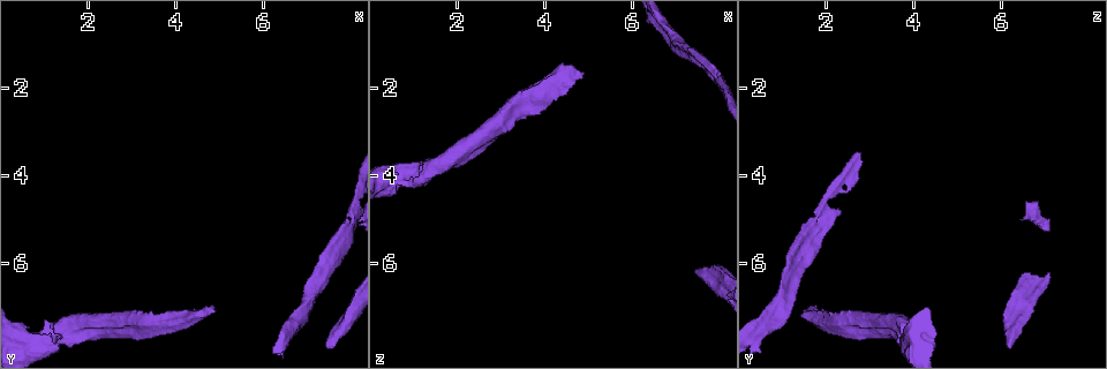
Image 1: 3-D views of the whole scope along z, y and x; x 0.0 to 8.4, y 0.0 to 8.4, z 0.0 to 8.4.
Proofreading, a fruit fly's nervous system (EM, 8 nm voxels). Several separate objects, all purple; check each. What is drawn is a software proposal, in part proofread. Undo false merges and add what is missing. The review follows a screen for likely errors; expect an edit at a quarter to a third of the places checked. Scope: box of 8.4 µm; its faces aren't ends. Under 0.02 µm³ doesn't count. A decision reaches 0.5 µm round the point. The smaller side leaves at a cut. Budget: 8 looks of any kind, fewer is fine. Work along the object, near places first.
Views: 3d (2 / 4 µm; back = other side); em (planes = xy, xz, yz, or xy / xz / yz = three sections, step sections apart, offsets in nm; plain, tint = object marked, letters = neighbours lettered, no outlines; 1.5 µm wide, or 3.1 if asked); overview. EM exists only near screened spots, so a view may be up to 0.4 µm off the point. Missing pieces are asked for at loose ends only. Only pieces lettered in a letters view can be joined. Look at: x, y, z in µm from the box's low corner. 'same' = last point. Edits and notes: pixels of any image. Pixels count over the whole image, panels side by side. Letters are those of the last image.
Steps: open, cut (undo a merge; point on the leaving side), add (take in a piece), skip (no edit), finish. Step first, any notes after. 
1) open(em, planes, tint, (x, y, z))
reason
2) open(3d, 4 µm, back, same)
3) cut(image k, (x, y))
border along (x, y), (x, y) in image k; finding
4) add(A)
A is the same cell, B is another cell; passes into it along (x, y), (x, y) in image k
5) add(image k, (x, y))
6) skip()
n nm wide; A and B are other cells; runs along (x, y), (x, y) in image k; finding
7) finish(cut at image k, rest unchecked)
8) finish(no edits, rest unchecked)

open(em, 3.1 µm, planes, tint, (1.20, 7.85, 3.95))

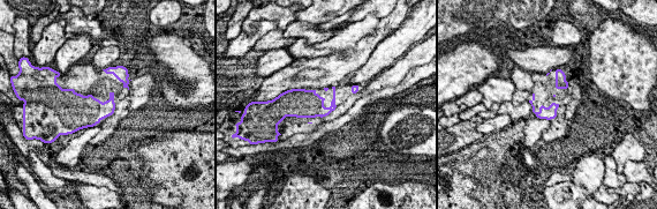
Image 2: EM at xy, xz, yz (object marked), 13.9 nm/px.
open(em, 3.1 µm, planes, letters, same)

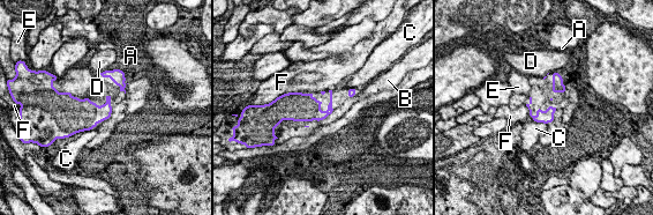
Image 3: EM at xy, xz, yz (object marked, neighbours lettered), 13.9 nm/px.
skip()
F touches over 260 nm; A, B, C, D, E and F are other cells; continuous, no second neuron

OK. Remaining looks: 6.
open(3d, 2 µm, (4.90, 7.00, 1.75))
an open end

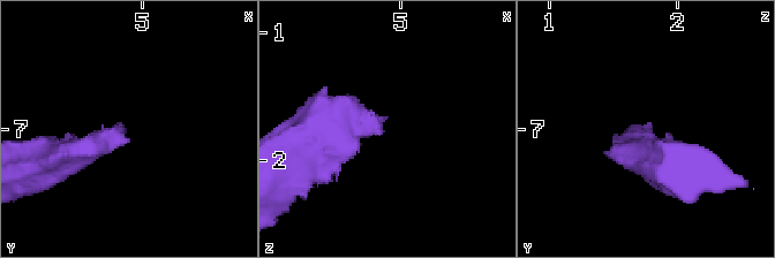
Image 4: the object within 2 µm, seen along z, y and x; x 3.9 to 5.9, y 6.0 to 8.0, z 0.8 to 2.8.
open(em, yz, step 4, tint, (4.86, 6.98, 1.74))

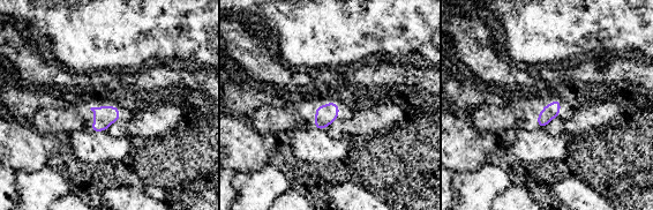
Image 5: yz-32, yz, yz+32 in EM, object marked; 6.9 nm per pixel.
open(em, planes, letters, same)

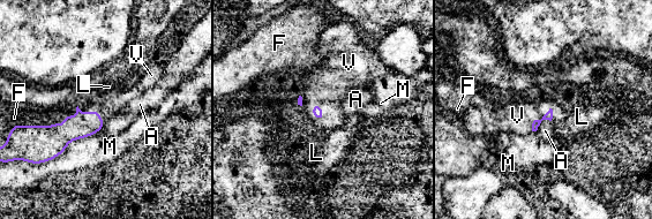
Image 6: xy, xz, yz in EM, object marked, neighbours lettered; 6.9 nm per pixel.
add(V)
V is the same cell, A, F, L and M are other cells; passes into it along (83, 125), (92, 111), (107, 105) in image 6; the neuron continues

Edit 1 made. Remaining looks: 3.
open(3d, 4 µm, (7.65, 5.40, 1.30))
tapers out

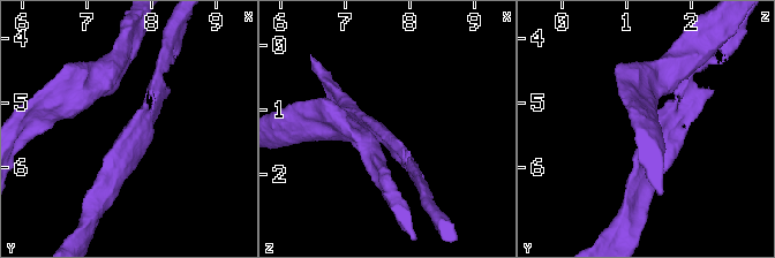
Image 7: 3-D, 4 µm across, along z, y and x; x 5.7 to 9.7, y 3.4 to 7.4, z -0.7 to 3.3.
open(em, yz, step 4, tint, (7.60, 5.40, 1.35))

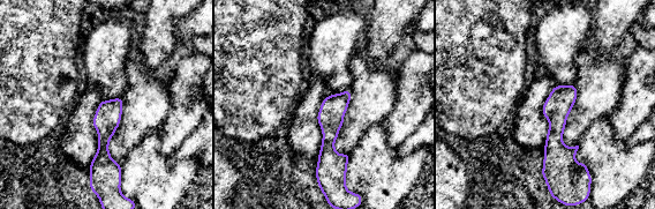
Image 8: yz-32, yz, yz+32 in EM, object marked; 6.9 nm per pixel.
open(em, yz, step 4, letters, same)

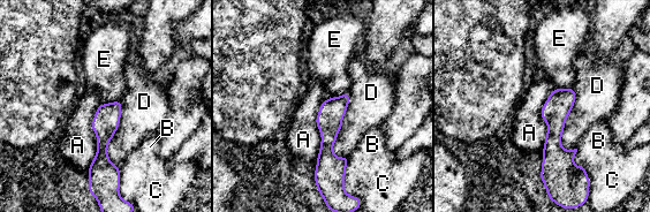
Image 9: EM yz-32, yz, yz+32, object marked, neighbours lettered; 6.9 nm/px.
skip()
180 nm wide; D touches over 480 nm; A, B, C, D and E are other cells; no lettered piece goes on from it

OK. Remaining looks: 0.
finish(add at image 6, rest unchecked)

